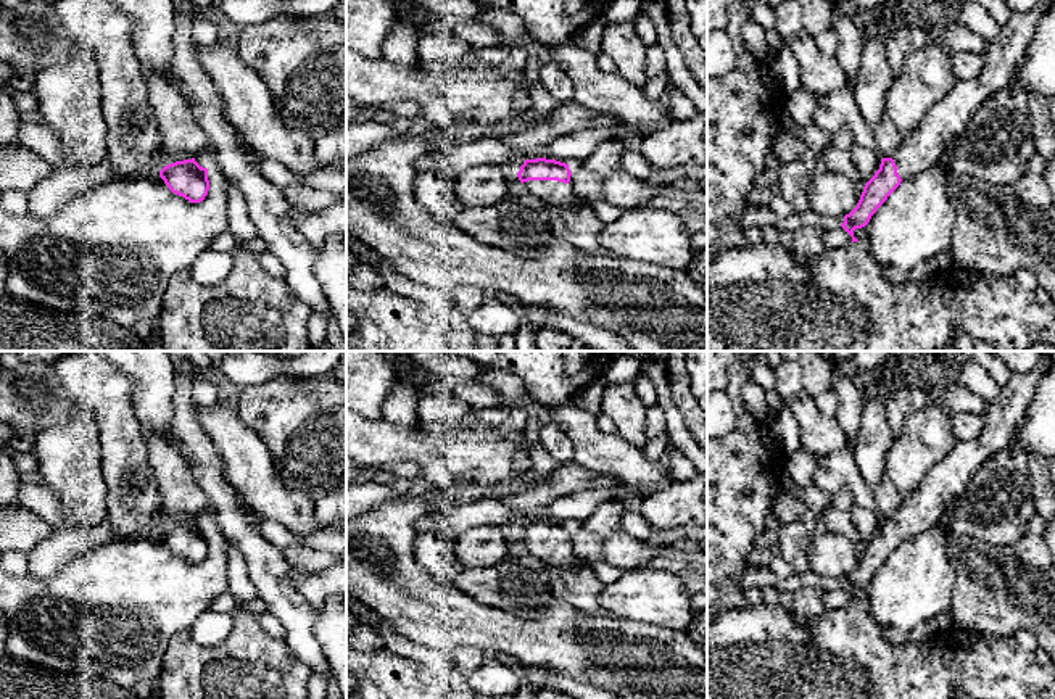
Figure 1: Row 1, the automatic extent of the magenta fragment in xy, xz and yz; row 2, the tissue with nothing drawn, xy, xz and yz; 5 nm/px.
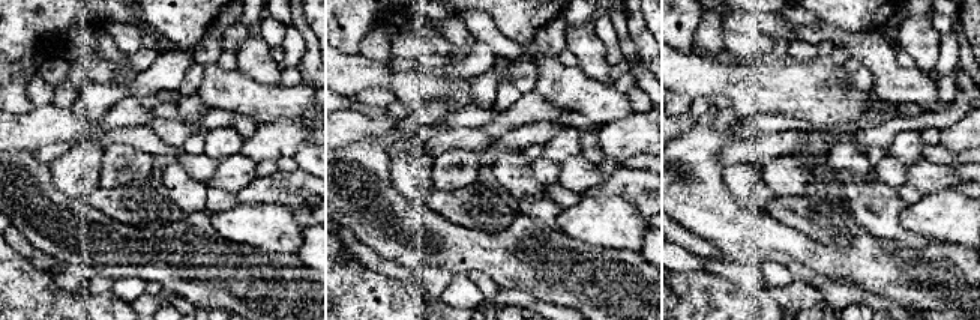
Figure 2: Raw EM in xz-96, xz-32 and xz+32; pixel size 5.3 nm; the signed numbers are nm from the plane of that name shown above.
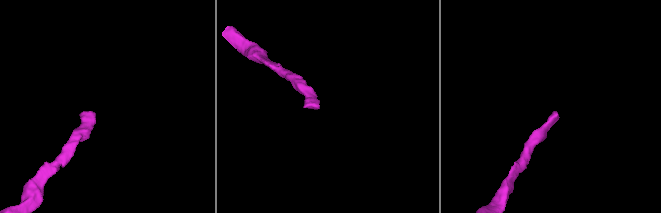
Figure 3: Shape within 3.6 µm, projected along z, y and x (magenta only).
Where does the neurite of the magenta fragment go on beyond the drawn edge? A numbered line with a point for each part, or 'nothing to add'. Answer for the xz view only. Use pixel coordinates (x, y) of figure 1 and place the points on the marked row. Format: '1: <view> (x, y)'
1: xz (541, 192)

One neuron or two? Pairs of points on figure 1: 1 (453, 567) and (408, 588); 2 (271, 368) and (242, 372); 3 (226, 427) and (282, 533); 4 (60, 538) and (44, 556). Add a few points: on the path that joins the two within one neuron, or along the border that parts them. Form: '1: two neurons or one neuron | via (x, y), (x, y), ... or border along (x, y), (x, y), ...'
1: two neurons | border along (413, 543), (416, 562), (432, 579), (453, 583)
2: one neuron | via (264, 368), (248, 368)
3: two neurons | border along (263, 519), (281, 522), (300, 537), (311, 535)
4: one neuron | via (57, 543), (49, 551)

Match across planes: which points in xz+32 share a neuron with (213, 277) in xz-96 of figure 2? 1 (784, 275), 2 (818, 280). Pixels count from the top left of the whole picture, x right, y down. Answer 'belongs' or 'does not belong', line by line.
1: does not belong
2: does not belong

